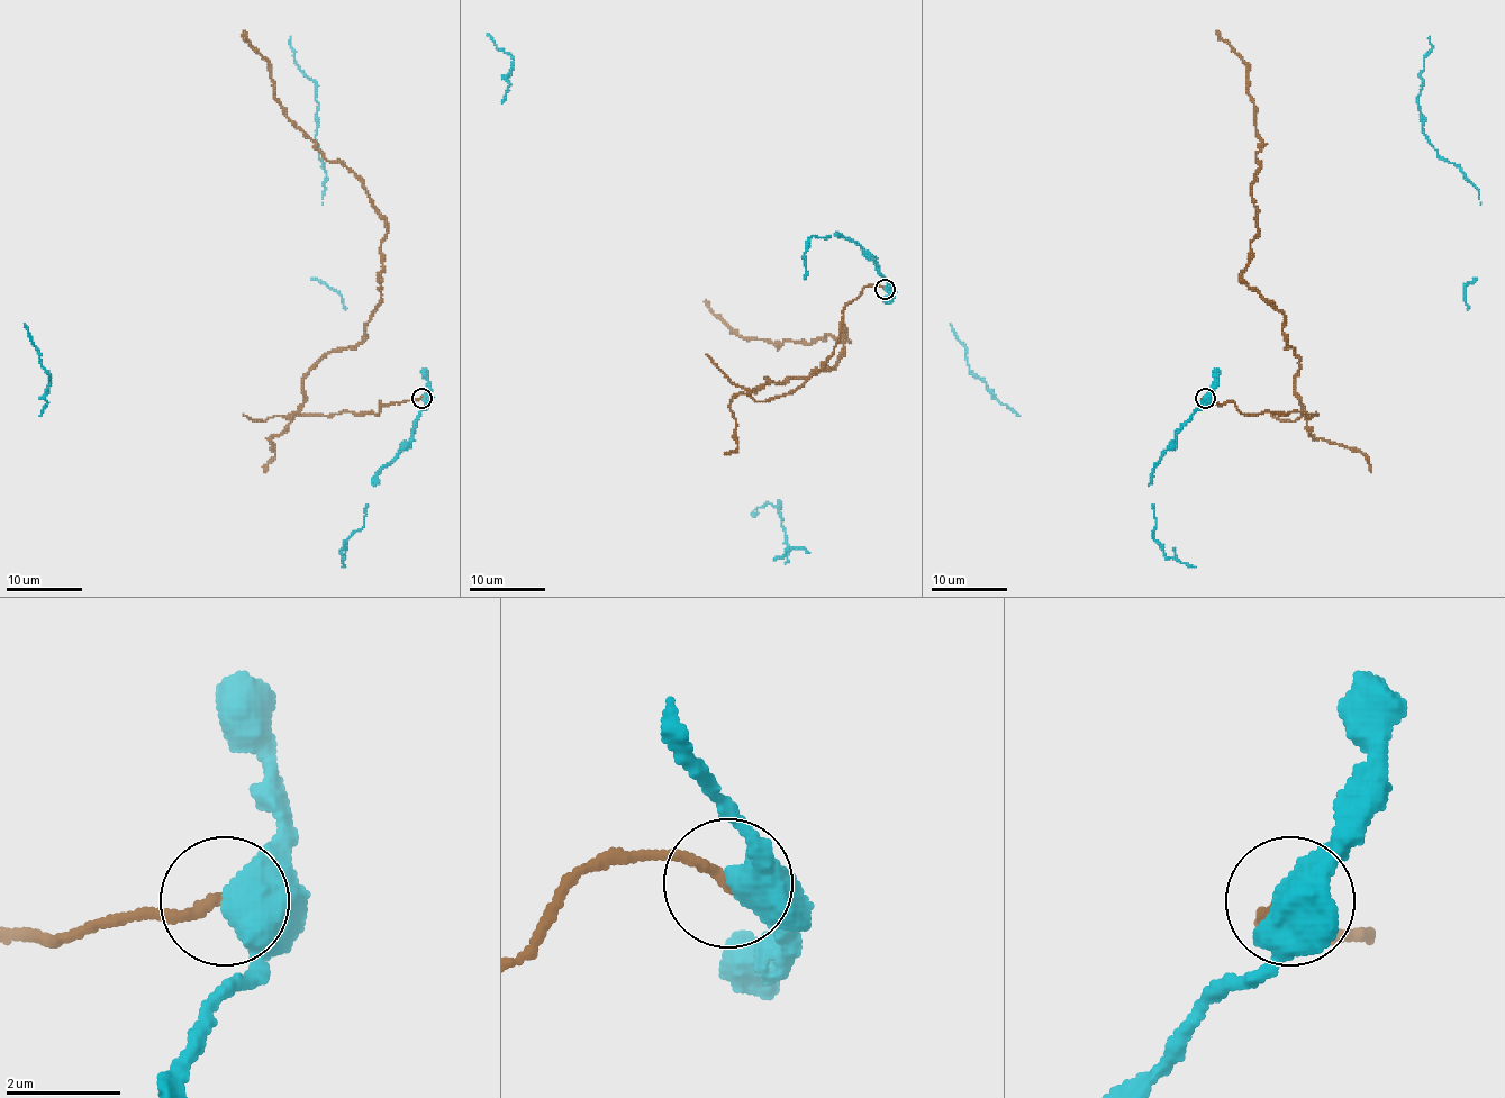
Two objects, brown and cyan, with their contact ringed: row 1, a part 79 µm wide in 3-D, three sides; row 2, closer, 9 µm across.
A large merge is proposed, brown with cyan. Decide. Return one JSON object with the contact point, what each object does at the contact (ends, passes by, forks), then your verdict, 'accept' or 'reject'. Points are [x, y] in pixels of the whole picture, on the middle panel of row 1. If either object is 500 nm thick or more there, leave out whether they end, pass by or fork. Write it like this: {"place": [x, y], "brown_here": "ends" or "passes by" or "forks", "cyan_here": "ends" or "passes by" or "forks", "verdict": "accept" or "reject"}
{"place": [885, 289], "brown_here": "ends", "cyan_here": "passes by", "verdict": "reject"}

